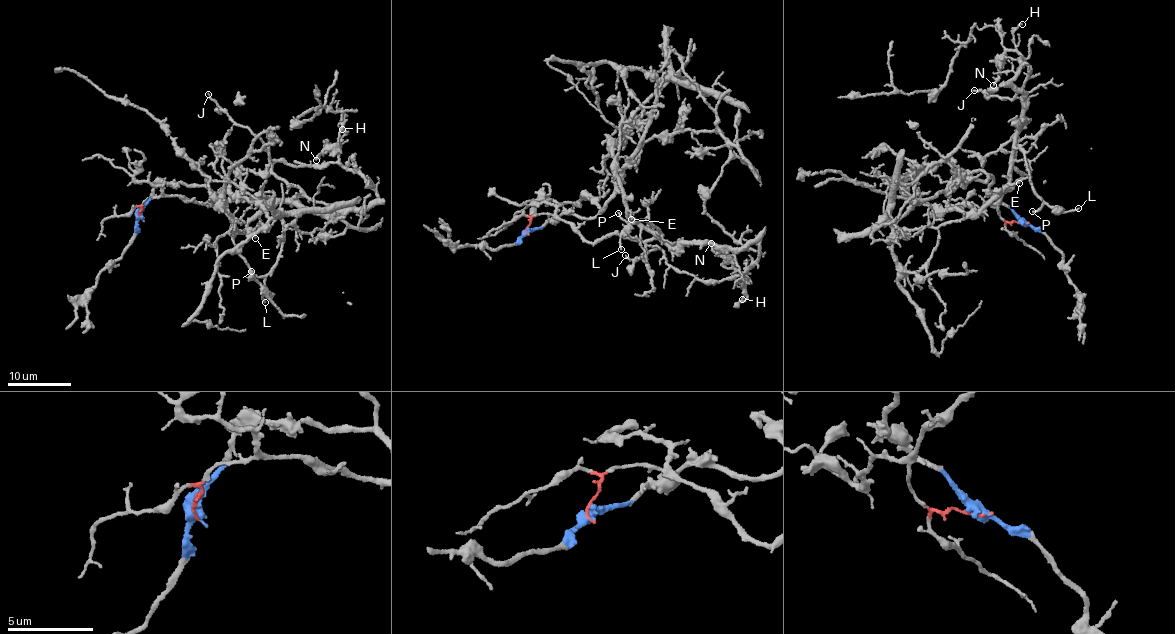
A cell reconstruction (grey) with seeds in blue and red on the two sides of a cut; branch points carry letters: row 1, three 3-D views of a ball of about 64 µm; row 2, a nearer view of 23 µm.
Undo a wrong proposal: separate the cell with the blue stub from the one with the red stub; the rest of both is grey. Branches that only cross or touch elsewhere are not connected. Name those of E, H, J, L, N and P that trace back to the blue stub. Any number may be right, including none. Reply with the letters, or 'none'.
none

